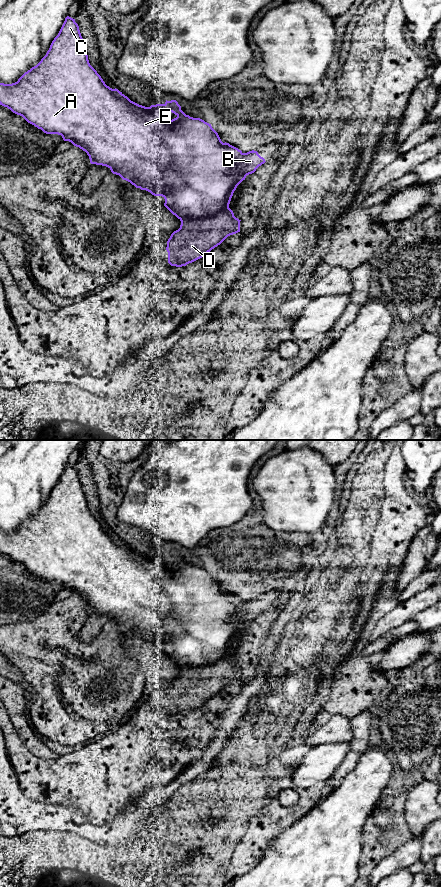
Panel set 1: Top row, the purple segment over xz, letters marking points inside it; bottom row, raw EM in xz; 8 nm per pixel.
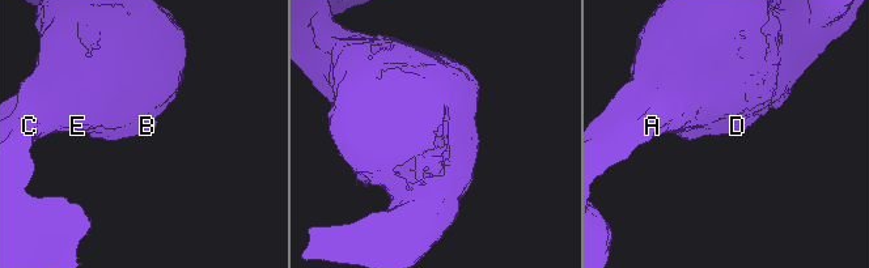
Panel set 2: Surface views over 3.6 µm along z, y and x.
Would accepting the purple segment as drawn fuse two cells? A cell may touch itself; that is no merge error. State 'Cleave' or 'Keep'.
Cleave

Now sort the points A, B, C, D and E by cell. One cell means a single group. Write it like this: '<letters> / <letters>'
A C E / B D

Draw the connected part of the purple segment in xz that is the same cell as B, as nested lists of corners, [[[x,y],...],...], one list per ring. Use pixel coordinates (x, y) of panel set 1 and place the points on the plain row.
[[[254,598],[242,601],[237,607],[238,618],[246,624],[254,621],[265,610],[265,607]]]

